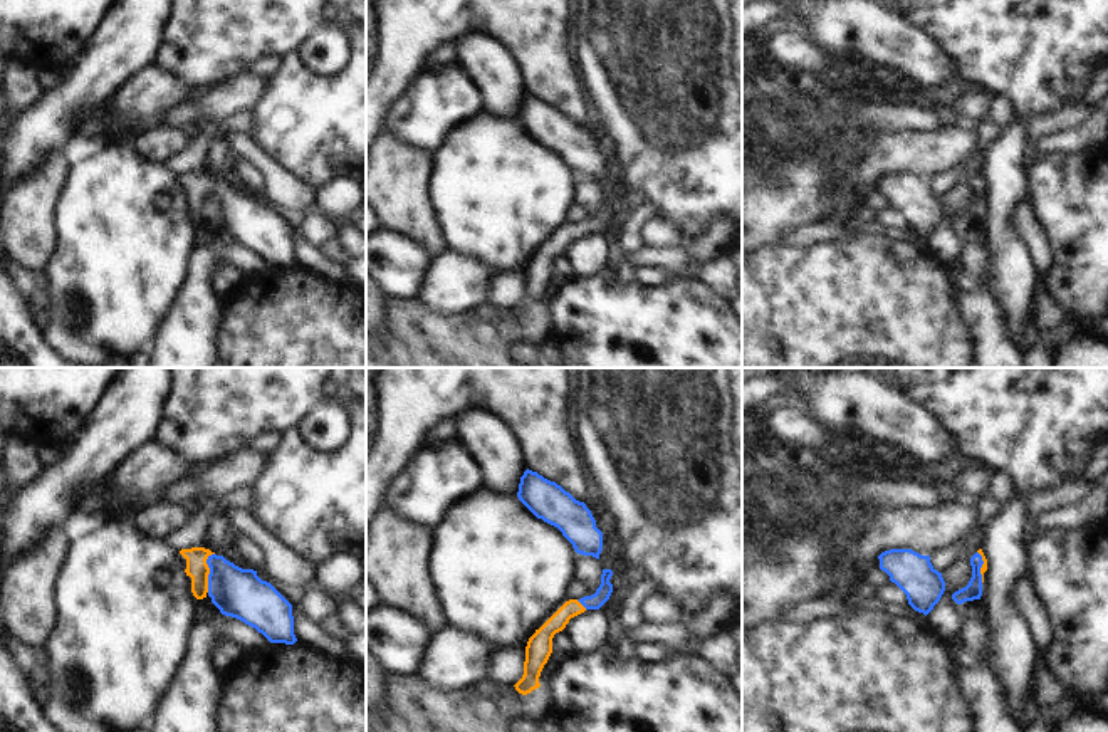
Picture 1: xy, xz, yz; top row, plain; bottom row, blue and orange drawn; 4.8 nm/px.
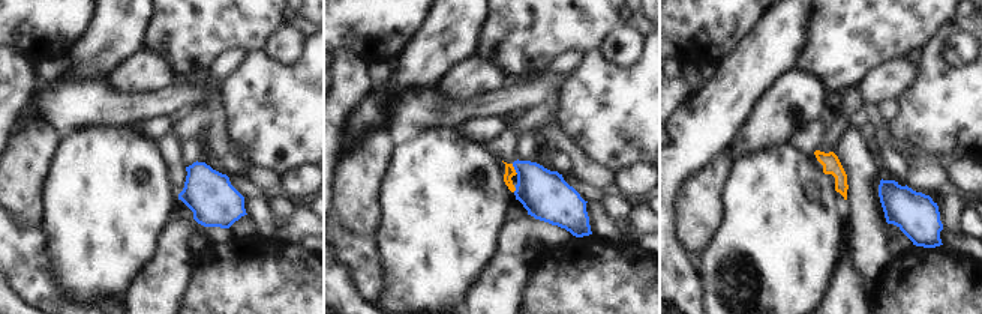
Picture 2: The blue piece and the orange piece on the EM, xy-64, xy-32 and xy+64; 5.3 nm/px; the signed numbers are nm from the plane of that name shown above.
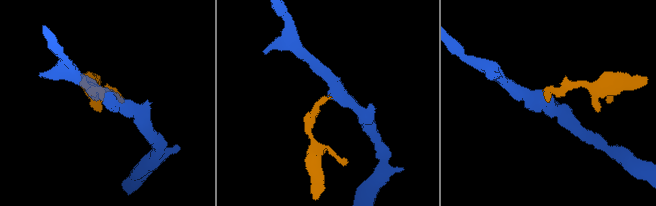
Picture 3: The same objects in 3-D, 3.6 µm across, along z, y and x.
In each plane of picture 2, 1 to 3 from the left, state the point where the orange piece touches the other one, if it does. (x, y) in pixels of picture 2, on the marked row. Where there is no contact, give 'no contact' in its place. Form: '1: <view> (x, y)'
1: no contact
2: xy-32 (514, 169)
3: no contact

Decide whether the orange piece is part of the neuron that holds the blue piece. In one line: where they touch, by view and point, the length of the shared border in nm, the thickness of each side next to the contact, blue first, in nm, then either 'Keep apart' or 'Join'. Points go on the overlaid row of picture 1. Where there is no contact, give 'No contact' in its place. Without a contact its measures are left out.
Touches blue at xy (210, 573). Shared border 190 nm. Thickness 240 nm (blue) against 110 nm. Join.

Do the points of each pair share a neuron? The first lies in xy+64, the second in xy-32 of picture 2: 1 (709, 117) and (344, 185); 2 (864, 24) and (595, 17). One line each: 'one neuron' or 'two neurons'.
1: two neurons
2: one neuron

